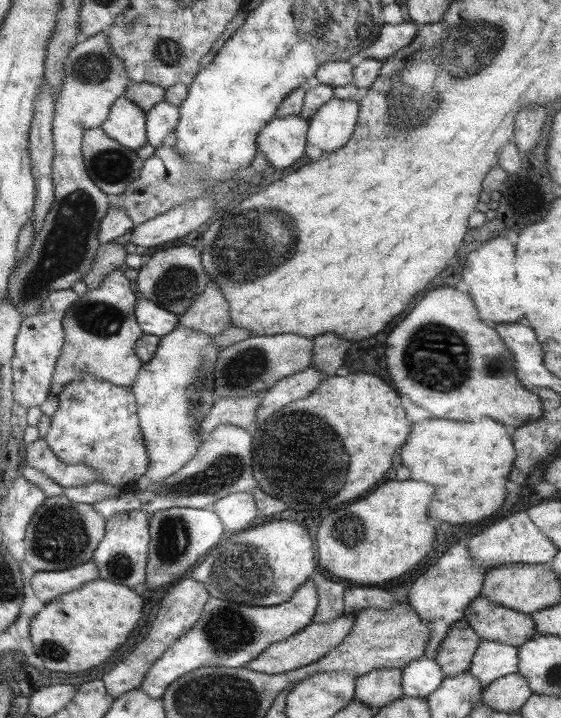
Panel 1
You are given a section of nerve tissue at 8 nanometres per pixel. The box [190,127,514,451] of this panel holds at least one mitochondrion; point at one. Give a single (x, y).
(282, 246)

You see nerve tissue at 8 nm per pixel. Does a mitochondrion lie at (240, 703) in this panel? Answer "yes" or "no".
yes

